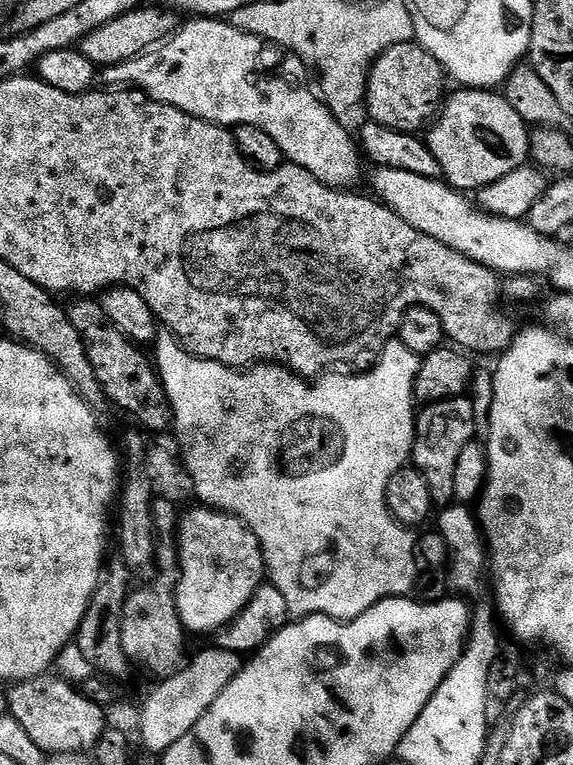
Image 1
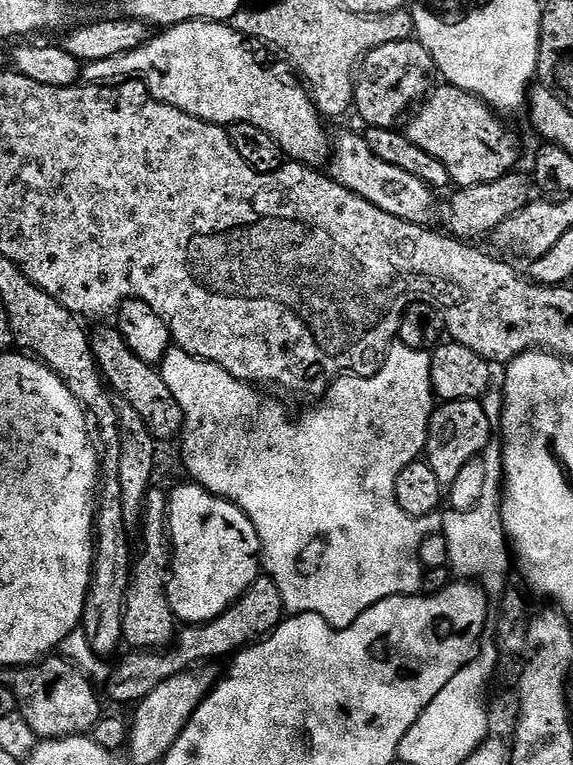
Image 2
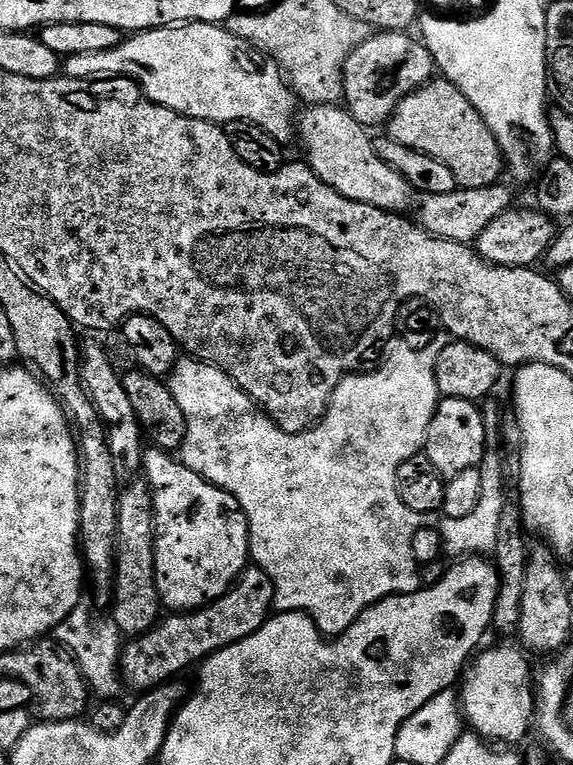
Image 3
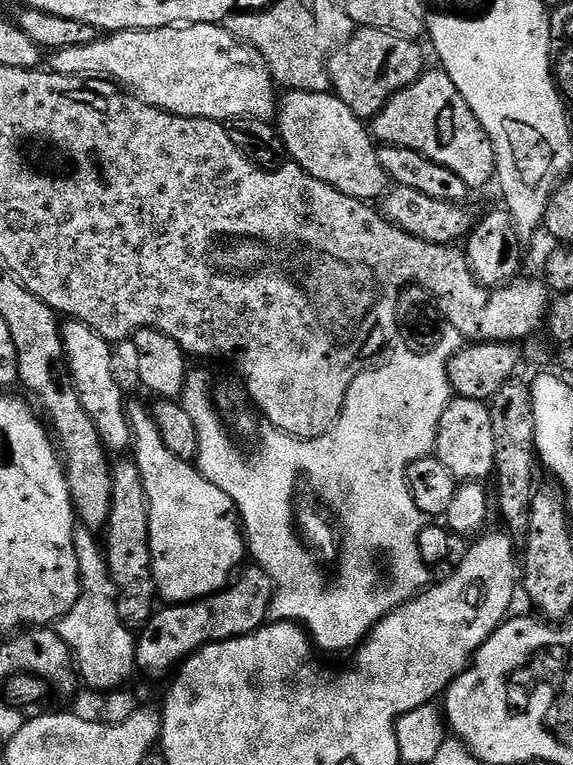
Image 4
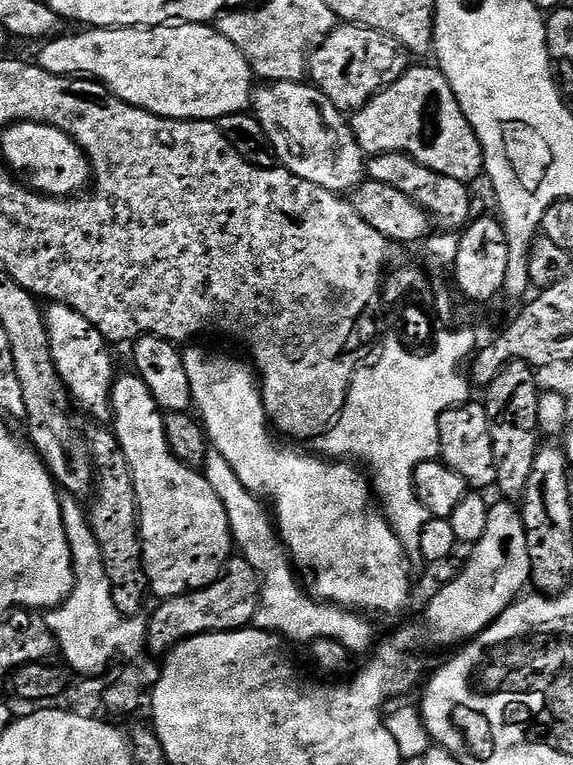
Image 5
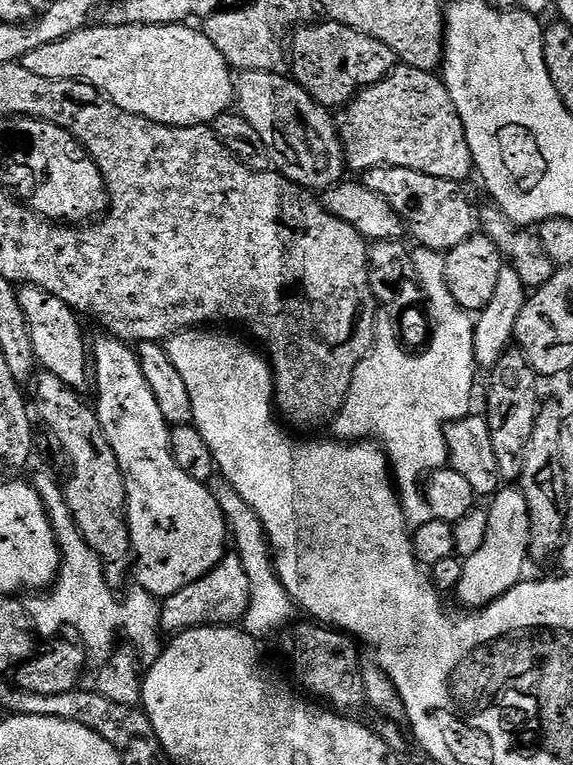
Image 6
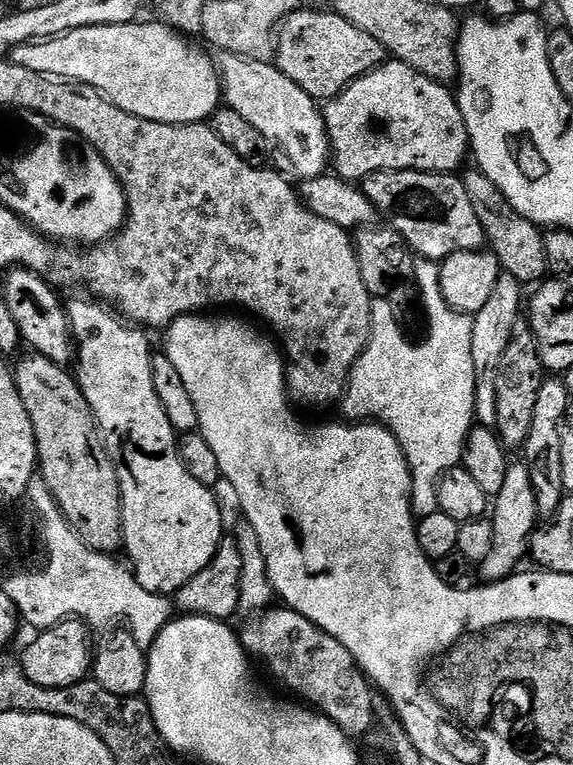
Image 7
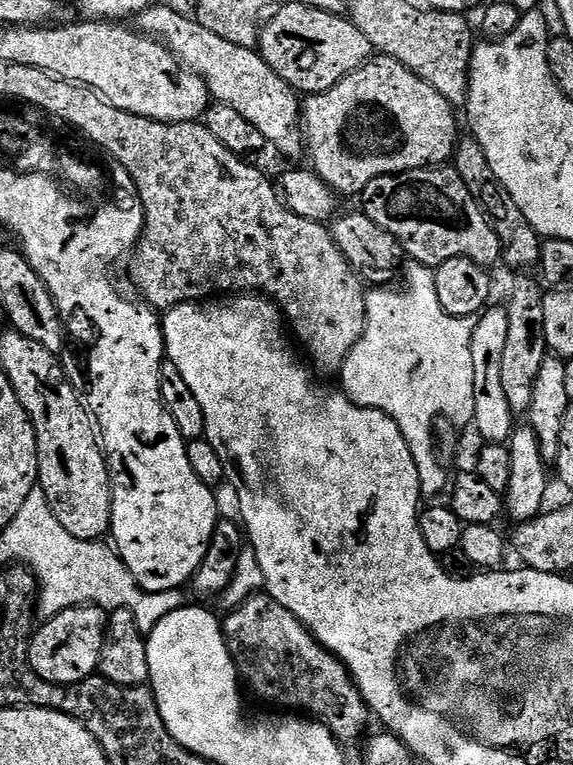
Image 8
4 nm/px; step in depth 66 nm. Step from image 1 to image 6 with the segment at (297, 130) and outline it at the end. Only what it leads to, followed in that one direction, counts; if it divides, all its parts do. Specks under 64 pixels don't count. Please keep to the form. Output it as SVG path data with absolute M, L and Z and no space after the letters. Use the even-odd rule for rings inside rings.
M187 23L104 24L103 26L99 26L100 28L96 27L97 26L89 26L83 28L74 34L70 34L66 38L62 38L58 42L50 42L50 46L38 46L38 50L30 50L30 54L26 54L22 61L24 68L30 70L30 74L38 74L41 78L50 78L51 80L81 80L84 84L93 84L99 92L103 92L108 99L116 103L122 110L126 110L130 114L138 114L142 118L154 121L155 124L169 124L175 128L189 128L195 124L201 126L211 125L212 121L233 107L234 101L236 100L234 69L232 65L228 63L227 56L218 50L218 46L216 46L211 38L199 27L189 26Z

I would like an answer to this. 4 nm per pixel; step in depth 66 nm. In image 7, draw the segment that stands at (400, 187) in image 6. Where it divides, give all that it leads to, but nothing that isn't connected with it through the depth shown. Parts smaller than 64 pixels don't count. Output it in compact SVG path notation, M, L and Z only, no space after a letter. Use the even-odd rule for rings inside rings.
M371 172L362 181L366 198L370 198L381 217L385 216L387 227L402 234L417 257L441 261L455 252L472 252L485 247L482 222L478 222L478 214L474 214L474 206L470 206L470 194L466 194L466 186L459 175L447 172Z

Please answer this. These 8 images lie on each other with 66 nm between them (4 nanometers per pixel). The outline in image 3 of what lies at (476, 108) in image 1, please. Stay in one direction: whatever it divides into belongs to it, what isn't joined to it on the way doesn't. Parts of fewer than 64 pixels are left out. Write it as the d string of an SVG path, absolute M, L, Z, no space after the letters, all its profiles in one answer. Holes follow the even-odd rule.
M443 78L431 82L411 92L397 106L392 119L386 125L387 135L419 152L438 158L454 174L457 185L461 188L485 188L501 179L500 171L505 171L504 153L498 142L486 126L486 122L474 110L472 103Z

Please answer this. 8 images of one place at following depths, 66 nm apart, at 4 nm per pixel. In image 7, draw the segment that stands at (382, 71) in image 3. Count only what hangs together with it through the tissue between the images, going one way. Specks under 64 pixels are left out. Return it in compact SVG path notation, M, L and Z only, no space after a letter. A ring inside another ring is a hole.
M303 10L291 12L279 25L278 35L274 40L274 63L276 67L282 70L282 74L286 74L286 78L290 78L290 82L302 86L302 90L306 90L306 94L310 94L312 99L317 102L333 100L338 93L344 90L345 86L352 83L353 80L357 80L359 76L373 72L385 63L385 60L386 53L382 42L378 42L378 38L366 34L366 30L358 30L358 26L354 26L346 18L336 15L331 10L325 10L325 12L303 12Z

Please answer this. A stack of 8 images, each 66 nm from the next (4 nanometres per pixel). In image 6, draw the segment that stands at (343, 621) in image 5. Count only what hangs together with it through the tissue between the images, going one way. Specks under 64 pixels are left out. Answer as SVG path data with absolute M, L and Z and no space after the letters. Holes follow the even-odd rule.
M227 482L215 485L216 501L224 511L224 521L228 524L228 531L234 541L234 550L242 558L242 566L246 566L246 574L250 574L250 594L252 601L242 621L243 631L257 638L264 638L267 632L275 628L283 629L293 623L294 605L290 594L282 586L282 582L276 576L276 565L272 559L272 553L268 546L268 538L264 535L264 527L254 514L254 510ZM236 540L236 544L235 544ZM284 624L284 625L283 625Z

